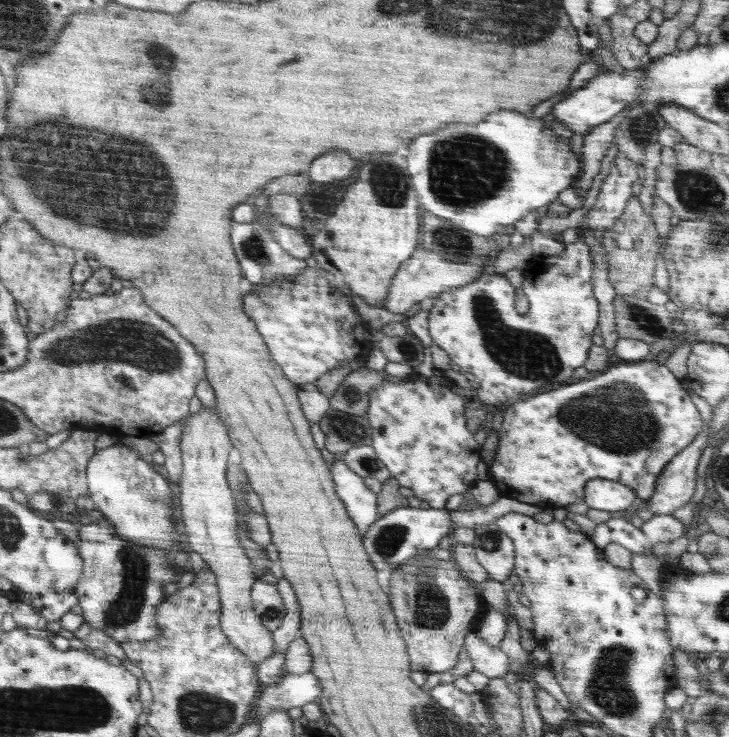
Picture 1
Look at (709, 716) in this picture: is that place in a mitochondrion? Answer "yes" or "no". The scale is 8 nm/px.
yes

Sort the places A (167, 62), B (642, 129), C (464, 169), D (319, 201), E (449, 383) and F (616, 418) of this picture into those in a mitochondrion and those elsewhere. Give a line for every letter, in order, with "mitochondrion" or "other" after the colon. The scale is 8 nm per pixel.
A: mitochondrion
B: mitochondrion
C: mitochondrion
D: other
E: other
F: mitochondrion

